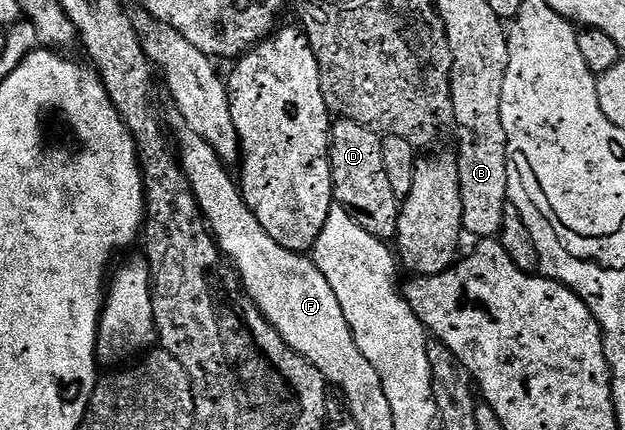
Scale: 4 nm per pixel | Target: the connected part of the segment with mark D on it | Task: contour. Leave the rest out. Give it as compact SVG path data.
M342 117L332 122L329 130L329 162L333 180L333 200L342 205L367 231L389 243L396 238L397 220L401 214L399 199L391 191L387 171L383 167L383 147L377 133L351 119Z

